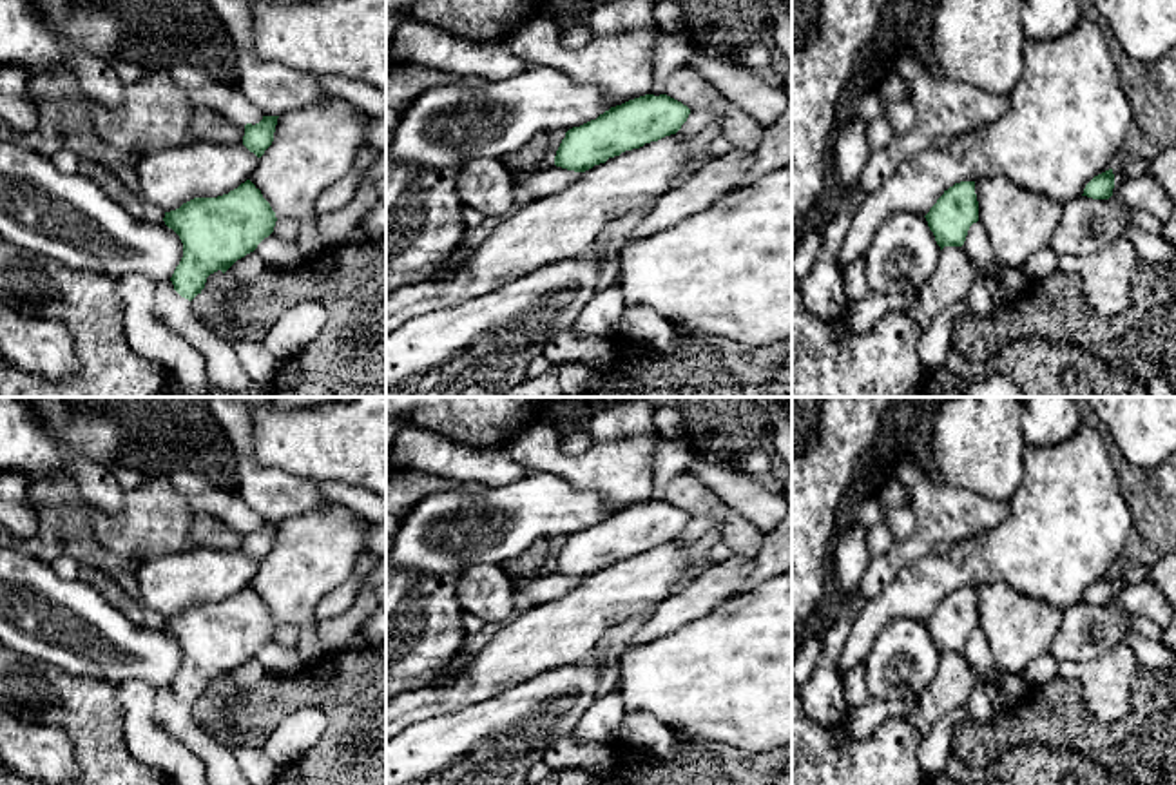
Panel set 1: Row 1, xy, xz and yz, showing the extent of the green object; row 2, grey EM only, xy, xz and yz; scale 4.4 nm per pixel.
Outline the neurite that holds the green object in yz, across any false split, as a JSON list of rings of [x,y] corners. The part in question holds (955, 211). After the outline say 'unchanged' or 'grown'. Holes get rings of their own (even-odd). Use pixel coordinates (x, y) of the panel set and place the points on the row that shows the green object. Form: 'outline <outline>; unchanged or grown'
outline [[[960,181],[944,190],[924,218],[940,250],[962,247],[969,227],[978,221],[975,181]]]; unchanged

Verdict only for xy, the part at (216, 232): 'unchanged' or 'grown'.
unchanged

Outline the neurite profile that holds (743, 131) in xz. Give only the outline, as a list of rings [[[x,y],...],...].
[[[728,102],[728,112],[721,123],[721,132],[728,136],[734,149],[756,152],[765,129],[734,102]]]

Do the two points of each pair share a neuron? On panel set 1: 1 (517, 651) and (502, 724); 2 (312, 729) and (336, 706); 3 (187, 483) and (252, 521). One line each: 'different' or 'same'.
1: different
2: different
3: same

